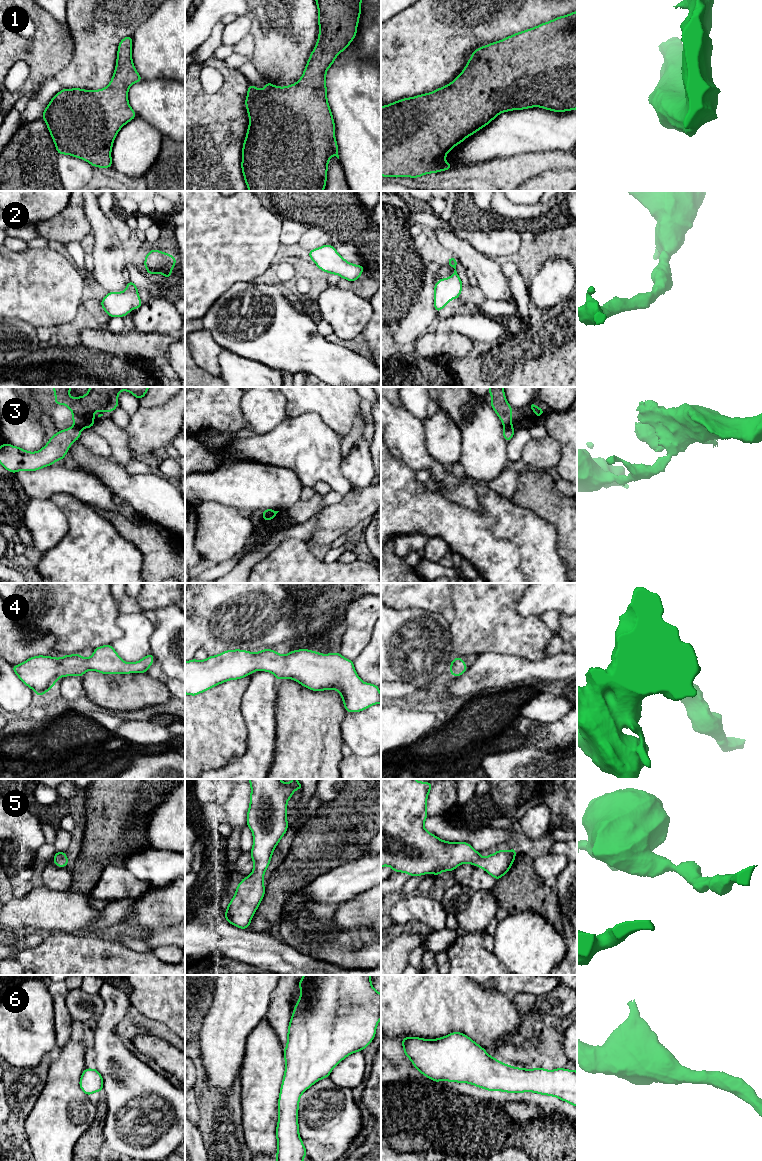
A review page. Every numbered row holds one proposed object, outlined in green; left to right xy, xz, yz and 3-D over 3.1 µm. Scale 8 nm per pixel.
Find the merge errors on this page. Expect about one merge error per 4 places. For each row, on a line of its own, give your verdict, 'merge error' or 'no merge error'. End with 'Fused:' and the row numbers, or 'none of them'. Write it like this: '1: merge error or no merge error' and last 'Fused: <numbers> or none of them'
1: no merge error
2: no merge error
3: merge error
4: no merge error
5: no merge error
6: no merge error
Fused: 3

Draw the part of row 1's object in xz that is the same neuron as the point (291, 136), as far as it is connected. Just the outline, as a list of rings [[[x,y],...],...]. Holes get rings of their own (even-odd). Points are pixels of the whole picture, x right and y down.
[[[316,0],[319,14],[319,36],[316,47],[311,52],[302,77],[293,85],[278,87],[266,82],[263,89],[259,90],[253,85],[249,85],[245,105],[250,118],[246,138],[242,150],[242,172],[249,191],[323,191],[326,186],[328,162],[332,155],[339,159],[338,145],[335,139],[334,119],[327,100],[326,72],[335,61],[337,55],[343,52],[352,40],[356,37],[357,25],[361,13],[361,0]]]

